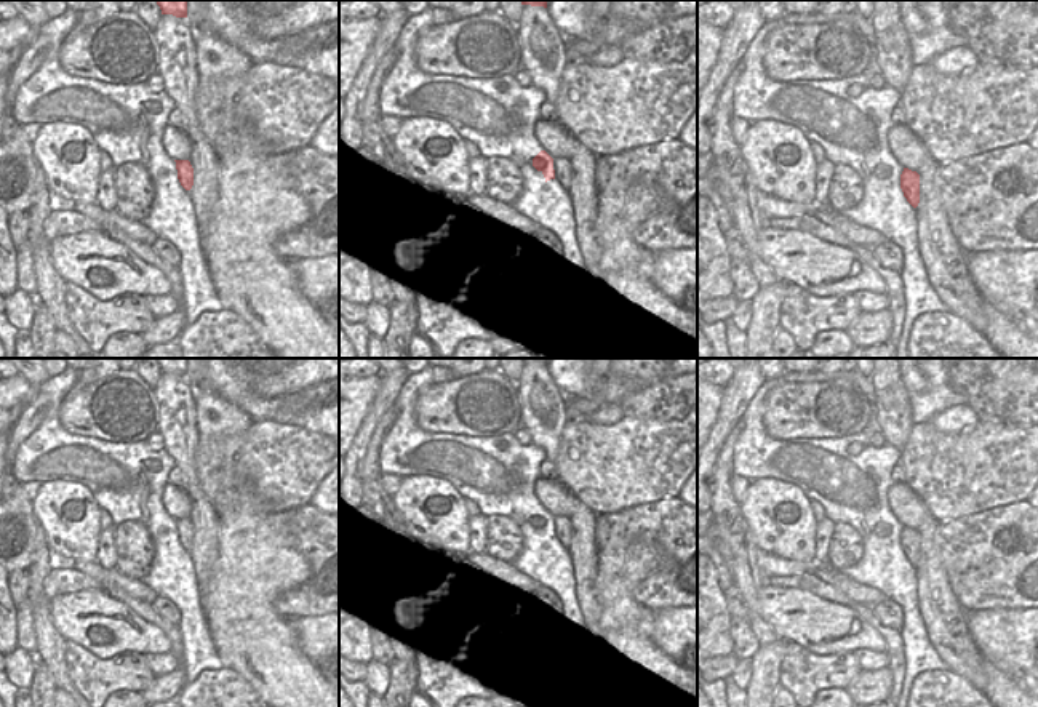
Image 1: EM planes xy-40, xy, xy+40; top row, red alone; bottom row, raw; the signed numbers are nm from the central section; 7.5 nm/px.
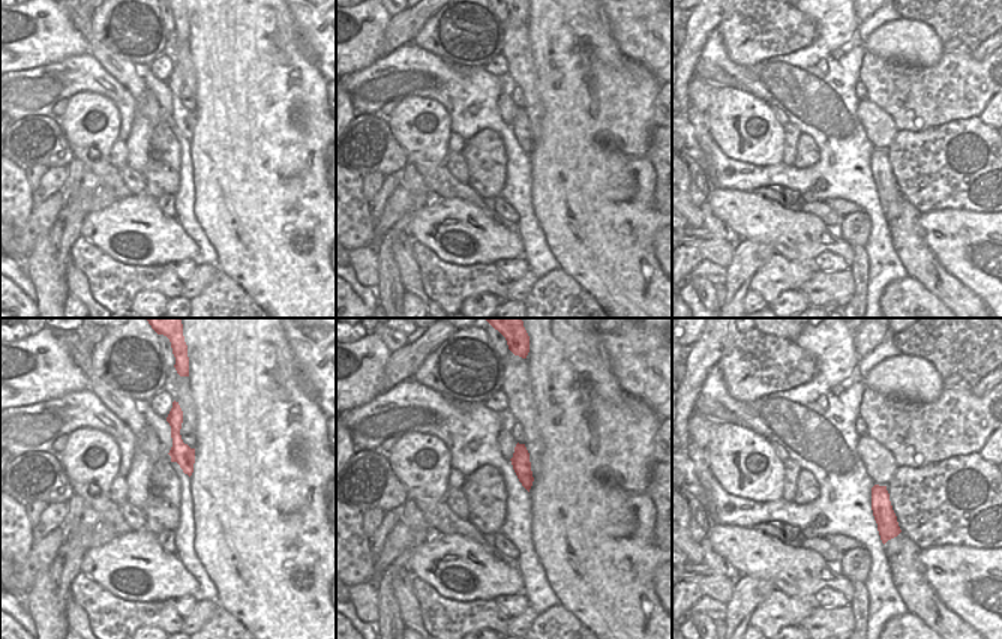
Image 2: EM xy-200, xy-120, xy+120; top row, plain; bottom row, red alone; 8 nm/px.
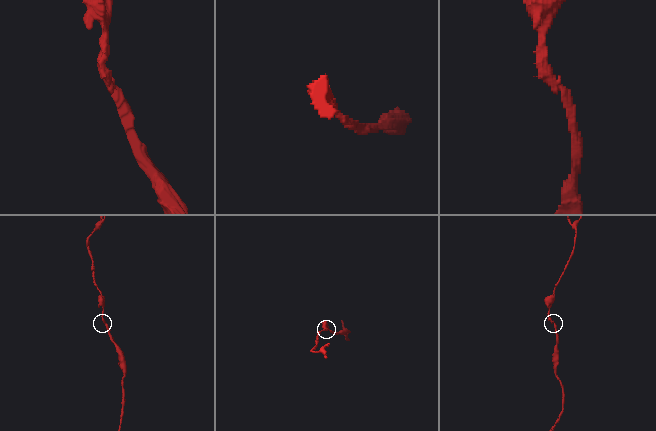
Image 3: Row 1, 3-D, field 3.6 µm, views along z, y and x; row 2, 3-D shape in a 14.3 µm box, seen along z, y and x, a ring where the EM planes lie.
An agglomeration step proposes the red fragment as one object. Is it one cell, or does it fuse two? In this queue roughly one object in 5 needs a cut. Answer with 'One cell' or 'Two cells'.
One cell

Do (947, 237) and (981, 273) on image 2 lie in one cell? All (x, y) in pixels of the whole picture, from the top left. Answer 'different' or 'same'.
same

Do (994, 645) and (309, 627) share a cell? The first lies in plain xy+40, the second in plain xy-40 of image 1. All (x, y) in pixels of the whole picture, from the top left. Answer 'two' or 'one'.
one

